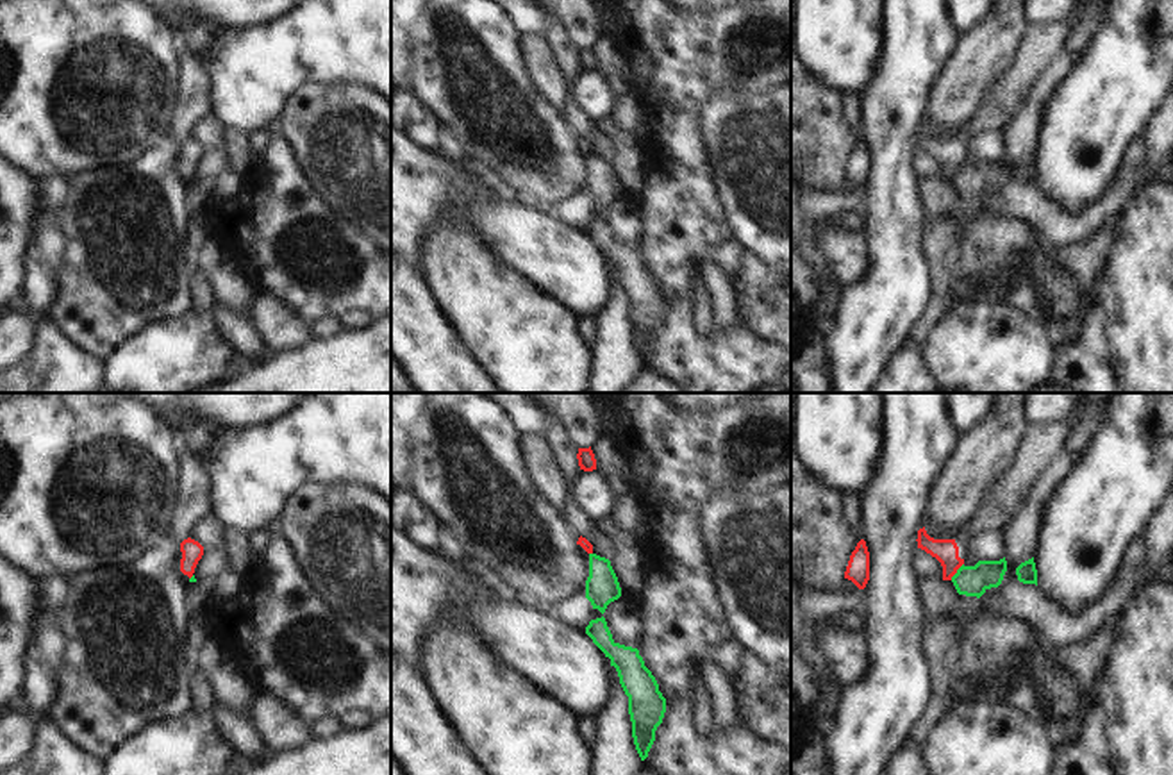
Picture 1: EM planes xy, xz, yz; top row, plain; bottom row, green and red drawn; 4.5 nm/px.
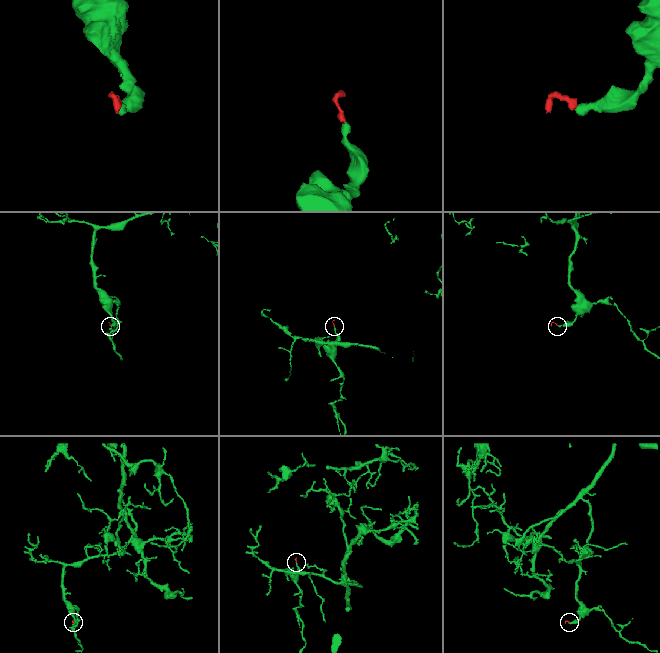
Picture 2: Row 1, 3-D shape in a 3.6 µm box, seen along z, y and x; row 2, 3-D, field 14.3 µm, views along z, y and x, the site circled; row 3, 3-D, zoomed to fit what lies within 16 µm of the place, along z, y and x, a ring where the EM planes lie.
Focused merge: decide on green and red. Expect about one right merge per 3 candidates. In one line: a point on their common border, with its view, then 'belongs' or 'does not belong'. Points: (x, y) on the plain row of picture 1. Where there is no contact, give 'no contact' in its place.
contact yz (957, 172); does not belong

